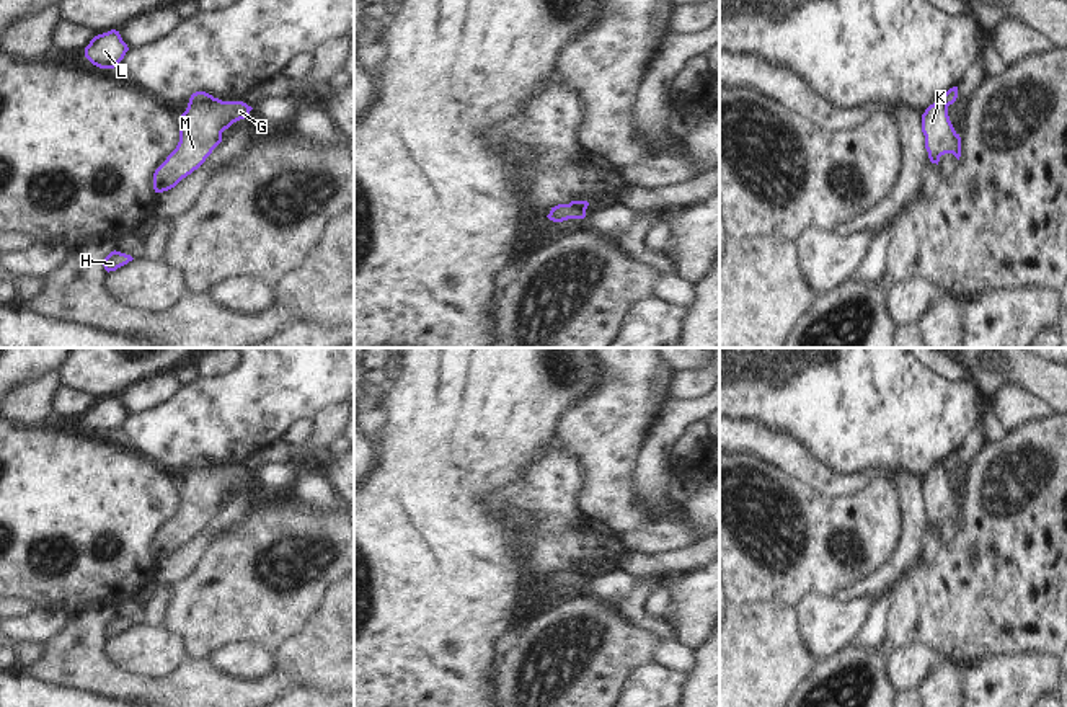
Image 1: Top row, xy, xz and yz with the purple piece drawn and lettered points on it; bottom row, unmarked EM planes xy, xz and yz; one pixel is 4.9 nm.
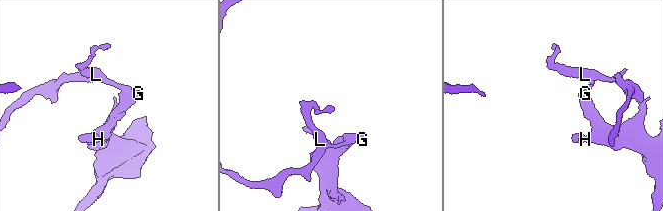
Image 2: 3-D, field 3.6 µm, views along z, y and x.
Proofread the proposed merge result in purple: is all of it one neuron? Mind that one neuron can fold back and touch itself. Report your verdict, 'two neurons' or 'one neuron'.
two neurons

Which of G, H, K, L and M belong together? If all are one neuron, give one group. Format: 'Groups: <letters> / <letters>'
Groups: G H K M / L.

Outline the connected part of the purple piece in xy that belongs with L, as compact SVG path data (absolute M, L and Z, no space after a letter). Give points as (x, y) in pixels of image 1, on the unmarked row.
M111 395L90 407L85 413L85 423L100 434L114 434L127 416L129 413L122 407L119 397Z

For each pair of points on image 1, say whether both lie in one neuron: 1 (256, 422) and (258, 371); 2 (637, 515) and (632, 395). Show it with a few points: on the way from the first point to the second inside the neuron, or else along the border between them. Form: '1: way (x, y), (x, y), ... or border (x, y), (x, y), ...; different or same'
1: way (256, 409), (258, 384); same
2: way (620, 485), (620, 425); same

